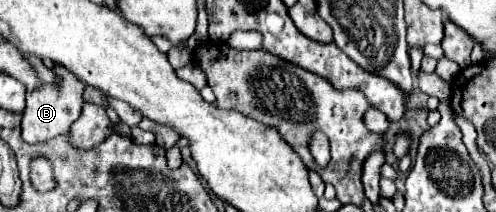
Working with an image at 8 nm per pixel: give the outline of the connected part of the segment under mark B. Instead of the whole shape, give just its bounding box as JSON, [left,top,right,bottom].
[22,64,84,144]

